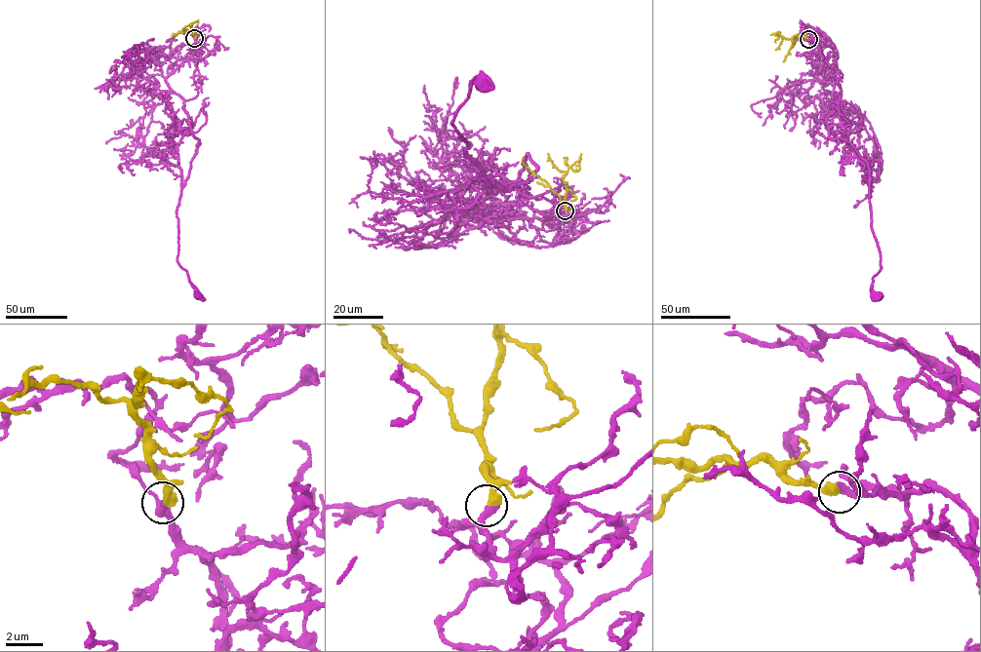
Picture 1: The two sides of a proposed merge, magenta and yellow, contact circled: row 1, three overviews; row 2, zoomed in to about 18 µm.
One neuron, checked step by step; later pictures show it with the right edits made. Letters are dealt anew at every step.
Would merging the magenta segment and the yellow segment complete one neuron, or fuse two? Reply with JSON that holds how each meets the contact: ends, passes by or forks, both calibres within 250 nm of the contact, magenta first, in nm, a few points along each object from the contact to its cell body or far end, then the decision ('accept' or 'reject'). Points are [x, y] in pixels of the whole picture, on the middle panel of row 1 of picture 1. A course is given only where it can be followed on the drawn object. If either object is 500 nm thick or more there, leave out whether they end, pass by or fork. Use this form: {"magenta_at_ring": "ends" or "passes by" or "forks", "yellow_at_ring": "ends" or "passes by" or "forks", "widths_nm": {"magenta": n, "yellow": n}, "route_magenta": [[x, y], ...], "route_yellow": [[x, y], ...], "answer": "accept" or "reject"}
{"magenta_at_ring": "ends", "yellow_at_ring": "ends", "widths_nm": {"magenta": 380, "yellow": 480}, "route_magenta": [[565, 210], [492, 215], [519, 201], [526, 154], [537, 168], [507, 190], [467, 154], [451, 120], [483, 81]], "route_yellow": [[565, 210], [566, 187], [563, 176], [569, 167], [578, 170], [580, 154]], "answer": "accept"}

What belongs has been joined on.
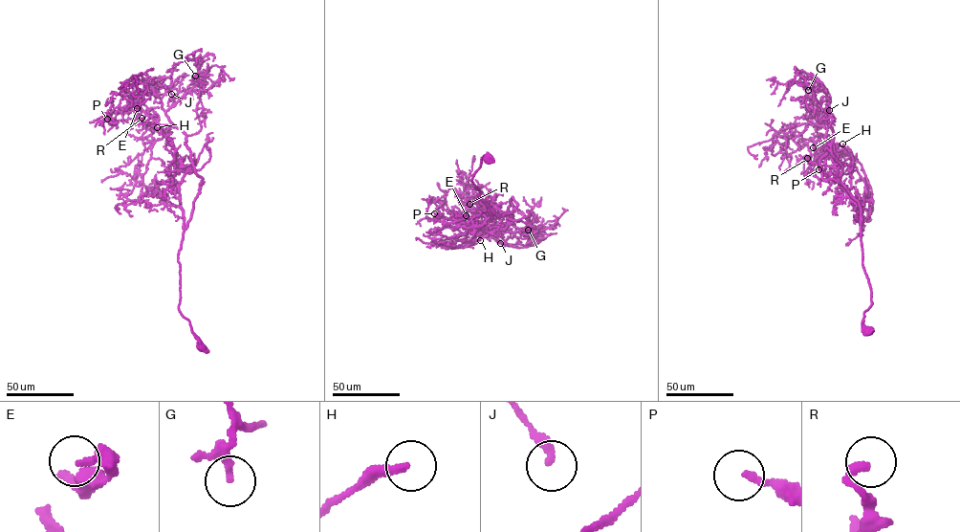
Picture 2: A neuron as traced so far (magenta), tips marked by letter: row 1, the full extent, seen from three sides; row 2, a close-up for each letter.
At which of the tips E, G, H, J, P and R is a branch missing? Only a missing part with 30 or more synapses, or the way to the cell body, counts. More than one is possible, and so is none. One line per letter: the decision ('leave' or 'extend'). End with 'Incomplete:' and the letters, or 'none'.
E: leave
G: leave
H: leave
J: leave
P: leave
R: leave
Incomplete: none

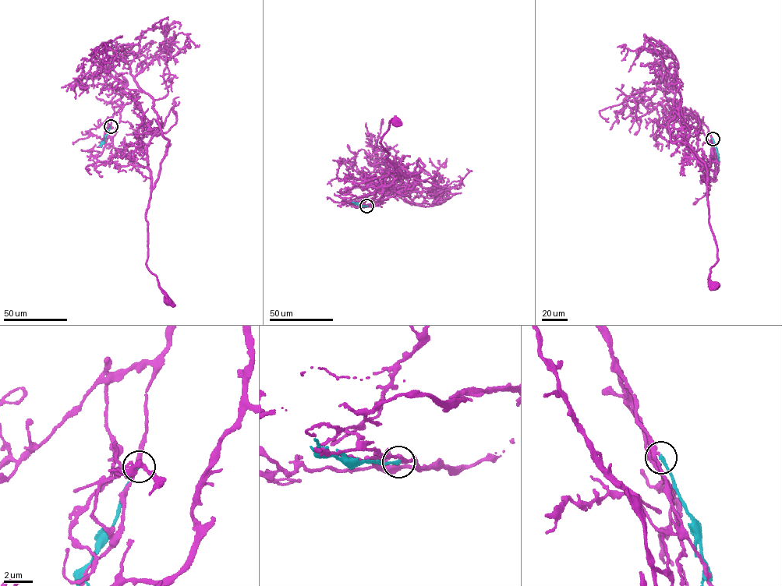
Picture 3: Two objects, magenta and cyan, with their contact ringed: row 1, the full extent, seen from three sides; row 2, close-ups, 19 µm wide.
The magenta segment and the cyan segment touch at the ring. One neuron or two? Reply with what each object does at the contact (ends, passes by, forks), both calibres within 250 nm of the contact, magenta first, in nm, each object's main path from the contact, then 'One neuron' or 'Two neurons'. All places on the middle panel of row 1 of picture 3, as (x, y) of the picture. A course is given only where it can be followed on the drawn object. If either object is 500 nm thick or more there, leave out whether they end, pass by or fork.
At the ring magenta passes by. At the ring cyan ends. Thickness 240 nm (magenta) against 200 nm. Course of magenta: (367, 206), (382, 201), (378, 199), (393, 188), (399, 173), (399, 177), (380, 142), (389, 123), (395, 121). Course of cyan: (367, 206), (357, 204). Two neurons

